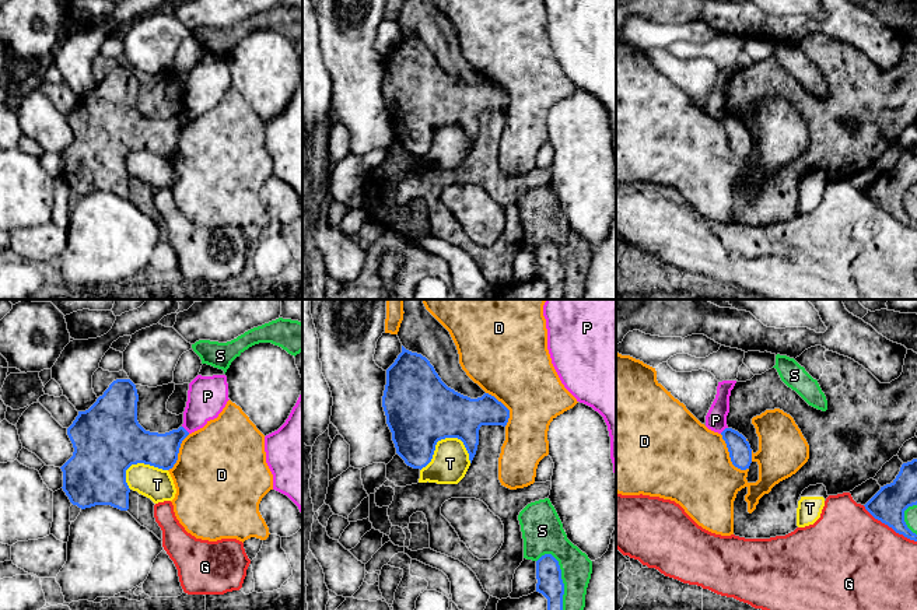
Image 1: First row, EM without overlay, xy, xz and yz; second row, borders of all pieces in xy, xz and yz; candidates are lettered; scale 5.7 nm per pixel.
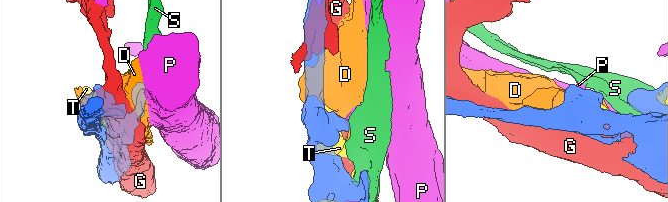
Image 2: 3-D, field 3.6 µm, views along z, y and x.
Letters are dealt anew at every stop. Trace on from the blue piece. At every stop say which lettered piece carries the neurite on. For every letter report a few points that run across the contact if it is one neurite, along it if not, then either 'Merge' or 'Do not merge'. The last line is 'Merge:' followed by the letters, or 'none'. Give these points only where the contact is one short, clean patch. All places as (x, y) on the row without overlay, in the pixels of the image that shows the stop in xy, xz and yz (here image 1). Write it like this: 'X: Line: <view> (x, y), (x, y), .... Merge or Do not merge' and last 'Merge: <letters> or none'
D: Do not merge
G: Do not merge
P: Line: xy (182, 112), (189, 119). Do not merge
S: Do not merge
T: Do not merge
Merge: none

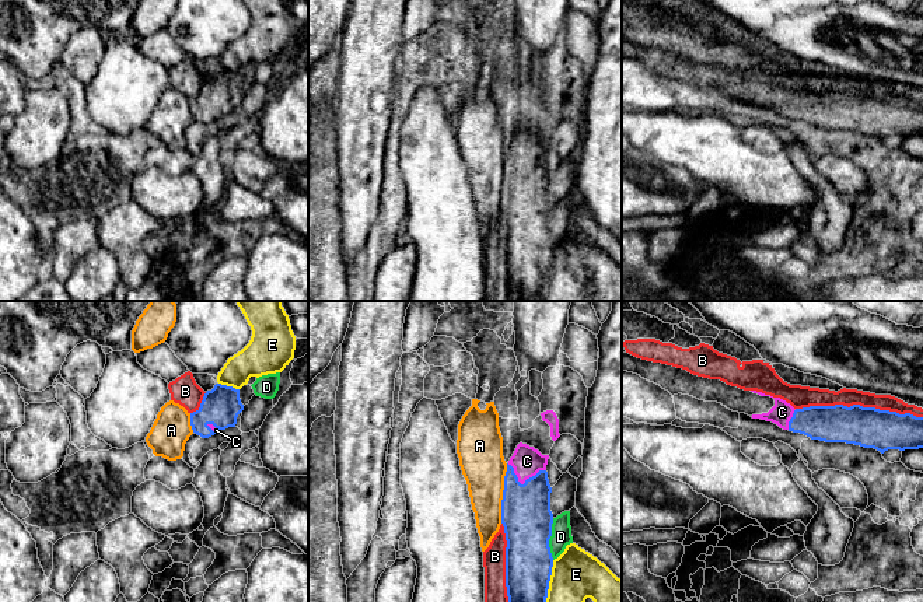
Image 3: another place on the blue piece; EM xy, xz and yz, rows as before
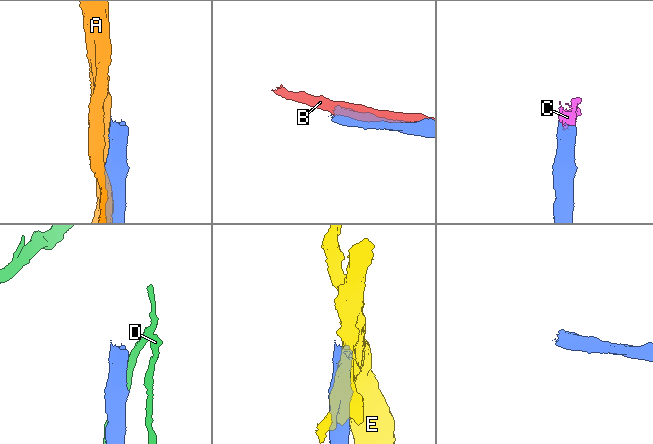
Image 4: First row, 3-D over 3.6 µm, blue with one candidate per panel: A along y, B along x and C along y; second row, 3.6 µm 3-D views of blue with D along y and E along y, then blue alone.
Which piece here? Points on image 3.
A: Do not merge
B: Do not merge
C: Line: xz (527, 205), (524, 170), (527, 147). Merge
D: Do not merge
E: Do not merge
Merge: C

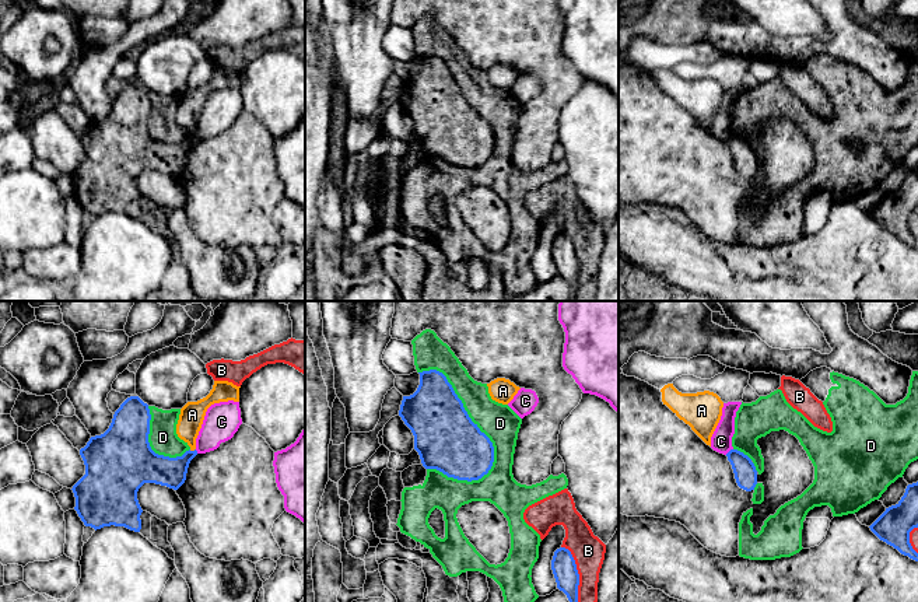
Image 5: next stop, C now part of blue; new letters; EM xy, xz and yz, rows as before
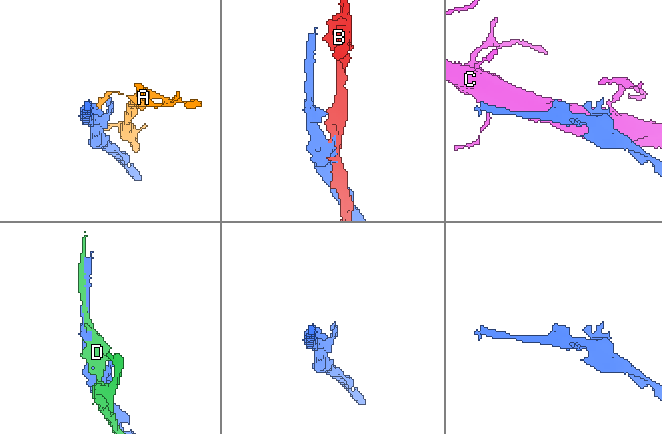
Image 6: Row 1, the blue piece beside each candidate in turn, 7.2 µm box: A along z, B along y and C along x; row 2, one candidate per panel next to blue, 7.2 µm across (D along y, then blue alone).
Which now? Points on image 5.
A: Line: xy (195, 135), (189, 136). Do not merge
B: Do not merge
C: Line: yz (732, 135), (725, 140). Do not merge
D: Do not merge
Merge: none

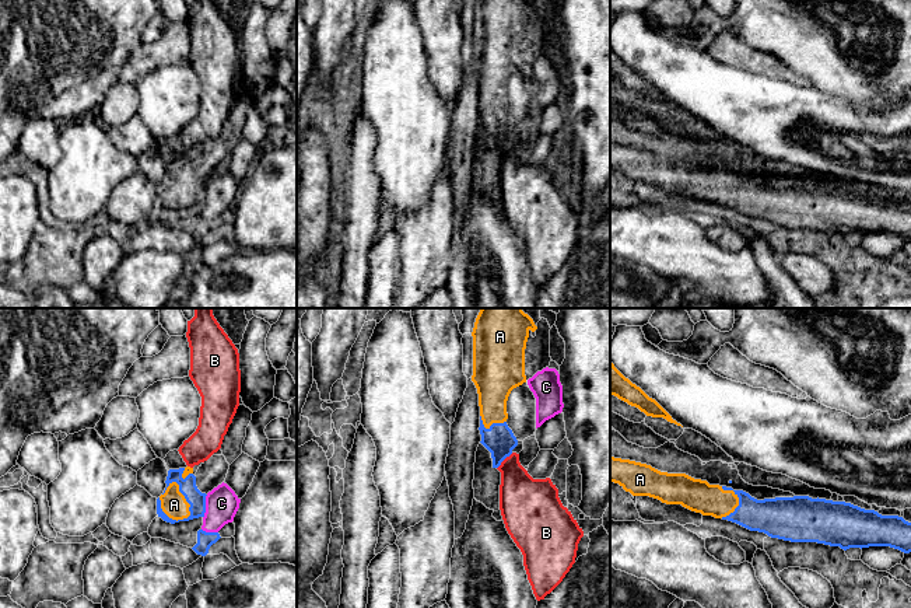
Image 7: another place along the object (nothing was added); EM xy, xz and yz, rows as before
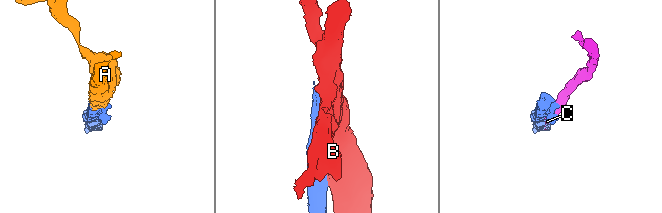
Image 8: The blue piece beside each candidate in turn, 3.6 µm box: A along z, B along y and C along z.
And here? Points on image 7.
A: Line: xy (195, 184), (188, 188), (174, 191). Merge
B: Do not merge
C: Line: xy (207, 181), (203, 203). Do not merge
Merge: A

